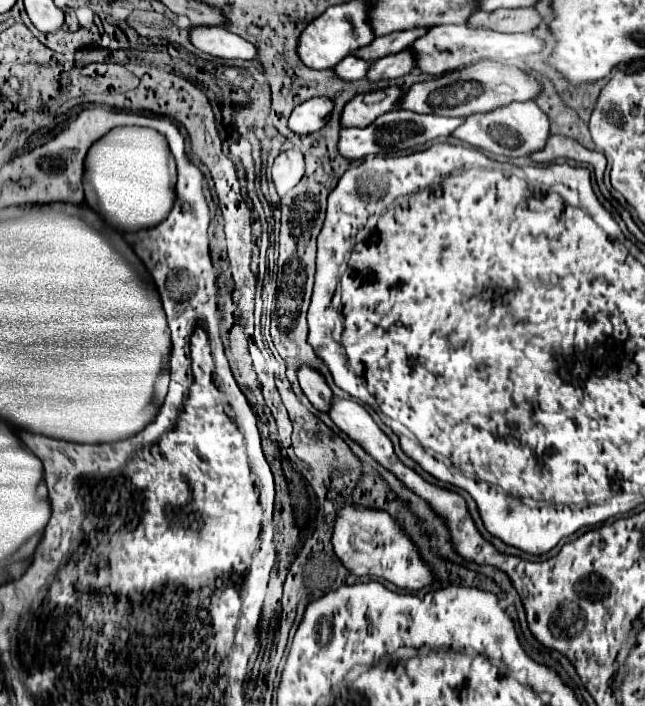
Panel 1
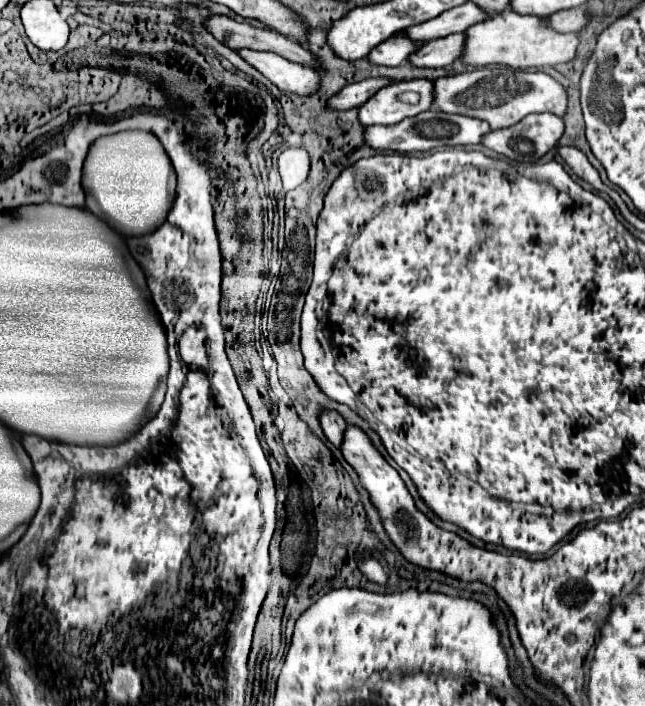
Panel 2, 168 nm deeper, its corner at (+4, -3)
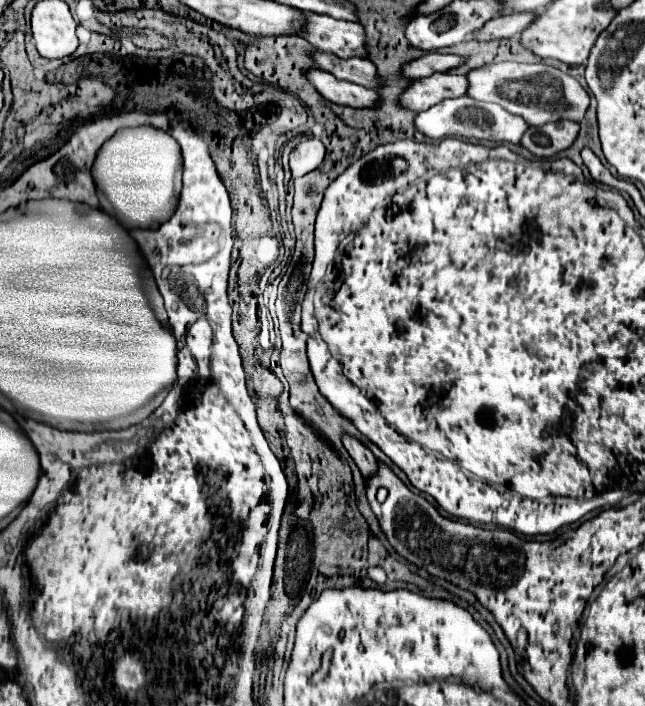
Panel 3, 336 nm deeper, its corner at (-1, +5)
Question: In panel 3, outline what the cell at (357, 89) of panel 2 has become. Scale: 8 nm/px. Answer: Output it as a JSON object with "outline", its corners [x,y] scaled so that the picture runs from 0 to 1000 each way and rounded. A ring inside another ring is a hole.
{"outline":[[[668,74],[668,76],[659,76],[656,82],[637,85],[634,91],[625,91],[625,96],[622,96],[622,108],[631,110],[631,113],[647,113],[647,110],[668,108],[668,105],[674,105],[674,102],[693,102],[696,96],[715,93],[718,88],[721,88],[718,79]]]}

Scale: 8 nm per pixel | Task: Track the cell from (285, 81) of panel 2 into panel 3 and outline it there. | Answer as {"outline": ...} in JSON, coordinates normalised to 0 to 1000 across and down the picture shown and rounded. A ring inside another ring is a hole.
{"outline":[[[476,96],[473,110],[488,122],[488,127],[504,142],[519,147],[535,147],[544,153],[566,153],[566,150],[572,153],[588,144],[588,136],[581,127],[575,130],[572,125],[563,125],[557,119],[522,113],[516,105],[507,105],[495,96]]]}

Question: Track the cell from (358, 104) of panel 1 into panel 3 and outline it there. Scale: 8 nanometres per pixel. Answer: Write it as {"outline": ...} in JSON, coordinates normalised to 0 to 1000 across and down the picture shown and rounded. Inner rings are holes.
{"outline":[[[674,102],[671,108],[637,116],[625,127],[625,133],[619,139],[619,150],[640,156],[640,159],[656,159],[656,156],[681,147],[690,139],[721,136],[721,127],[724,127],[721,108]]]}

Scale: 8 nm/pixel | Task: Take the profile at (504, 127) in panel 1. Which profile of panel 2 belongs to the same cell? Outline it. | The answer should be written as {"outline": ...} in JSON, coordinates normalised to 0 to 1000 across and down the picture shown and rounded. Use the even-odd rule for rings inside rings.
{"outline":[[[822,161],[800,178],[763,184],[750,193],[750,207],[797,227],[834,229],[856,212],[874,190],[874,170],[859,161]]]}

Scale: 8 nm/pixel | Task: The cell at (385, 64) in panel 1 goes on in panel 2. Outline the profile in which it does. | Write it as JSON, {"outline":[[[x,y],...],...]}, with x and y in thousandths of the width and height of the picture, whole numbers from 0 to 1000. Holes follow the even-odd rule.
{"outline":[[[698,48],[688,54],[676,54],[657,59],[648,74],[636,79],[636,91],[657,96],[685,96],[710,85],[716,79],[716,68],[722,59],[722,48]]]}

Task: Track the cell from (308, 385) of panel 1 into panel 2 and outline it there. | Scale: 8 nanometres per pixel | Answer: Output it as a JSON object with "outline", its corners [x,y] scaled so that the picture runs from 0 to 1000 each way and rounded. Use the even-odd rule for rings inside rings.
{"outline":[[[499,584],[496,601],[499,601],[499,609],[502,609],[505,620],[509,620],[521,635],[527,635],[527,632],[530,632],[530,623],[533,623],[533,612],[536,612],[536,598],[533,598],[533,592],[530,592],[524,584]]]}

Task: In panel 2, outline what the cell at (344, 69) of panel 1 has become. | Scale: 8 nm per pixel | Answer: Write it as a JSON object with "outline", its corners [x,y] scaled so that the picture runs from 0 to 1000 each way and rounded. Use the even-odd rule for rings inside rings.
{"outline":[[[614,45],[611,51],[586,62],[586,68],[571,76],[571,85],[586,93],[620,93],[633,88],[636,76],[642,76],[648,68],[651,62],[639,59],[629,45]]]}

